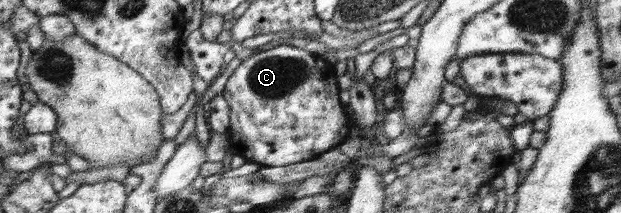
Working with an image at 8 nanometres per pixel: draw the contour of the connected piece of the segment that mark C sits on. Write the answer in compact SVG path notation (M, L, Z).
M277 45L243 60L228 78L223 96L230 107L230 147L236 155L261 166L281 167L309 161L323 151L337 148L349 135L349 117L339 101L333 67L317 54L294 45Z

